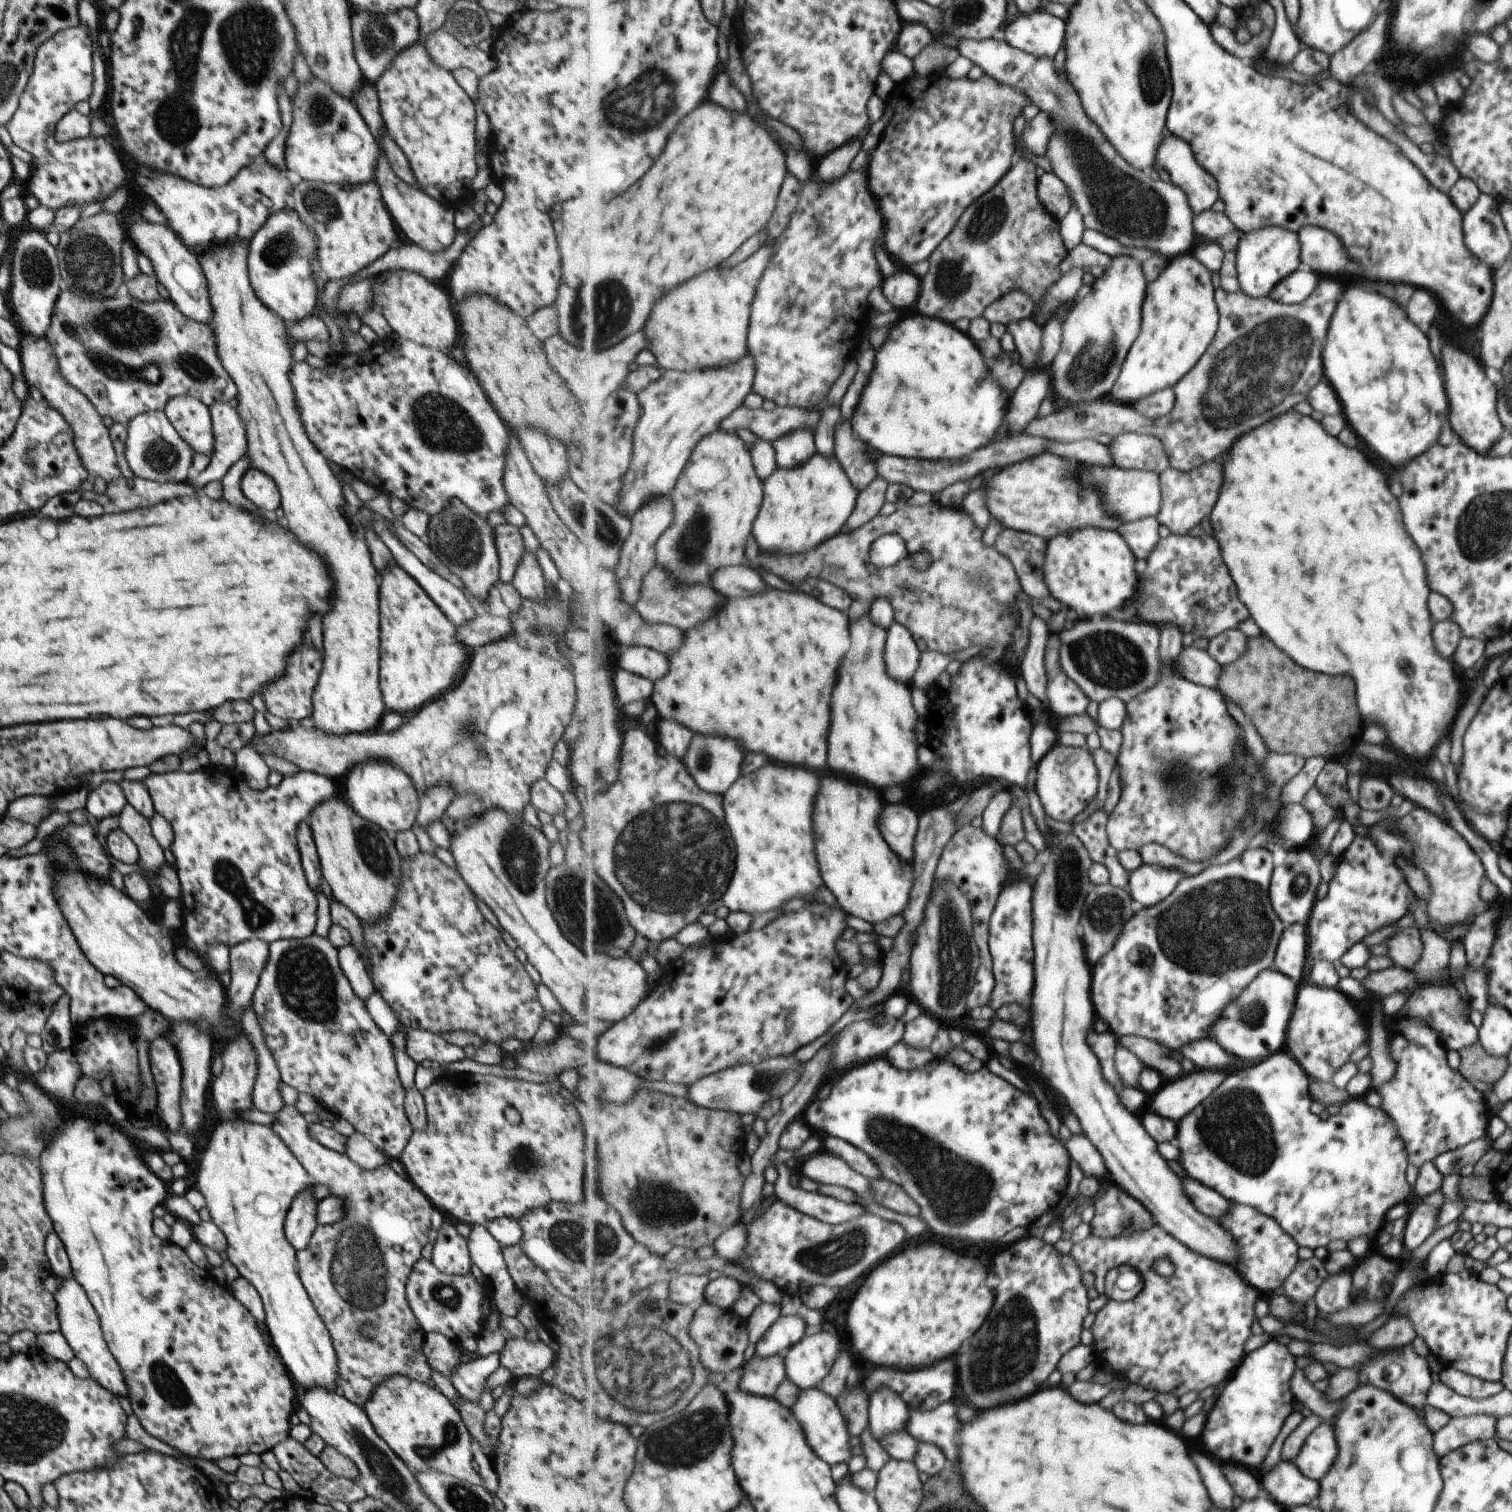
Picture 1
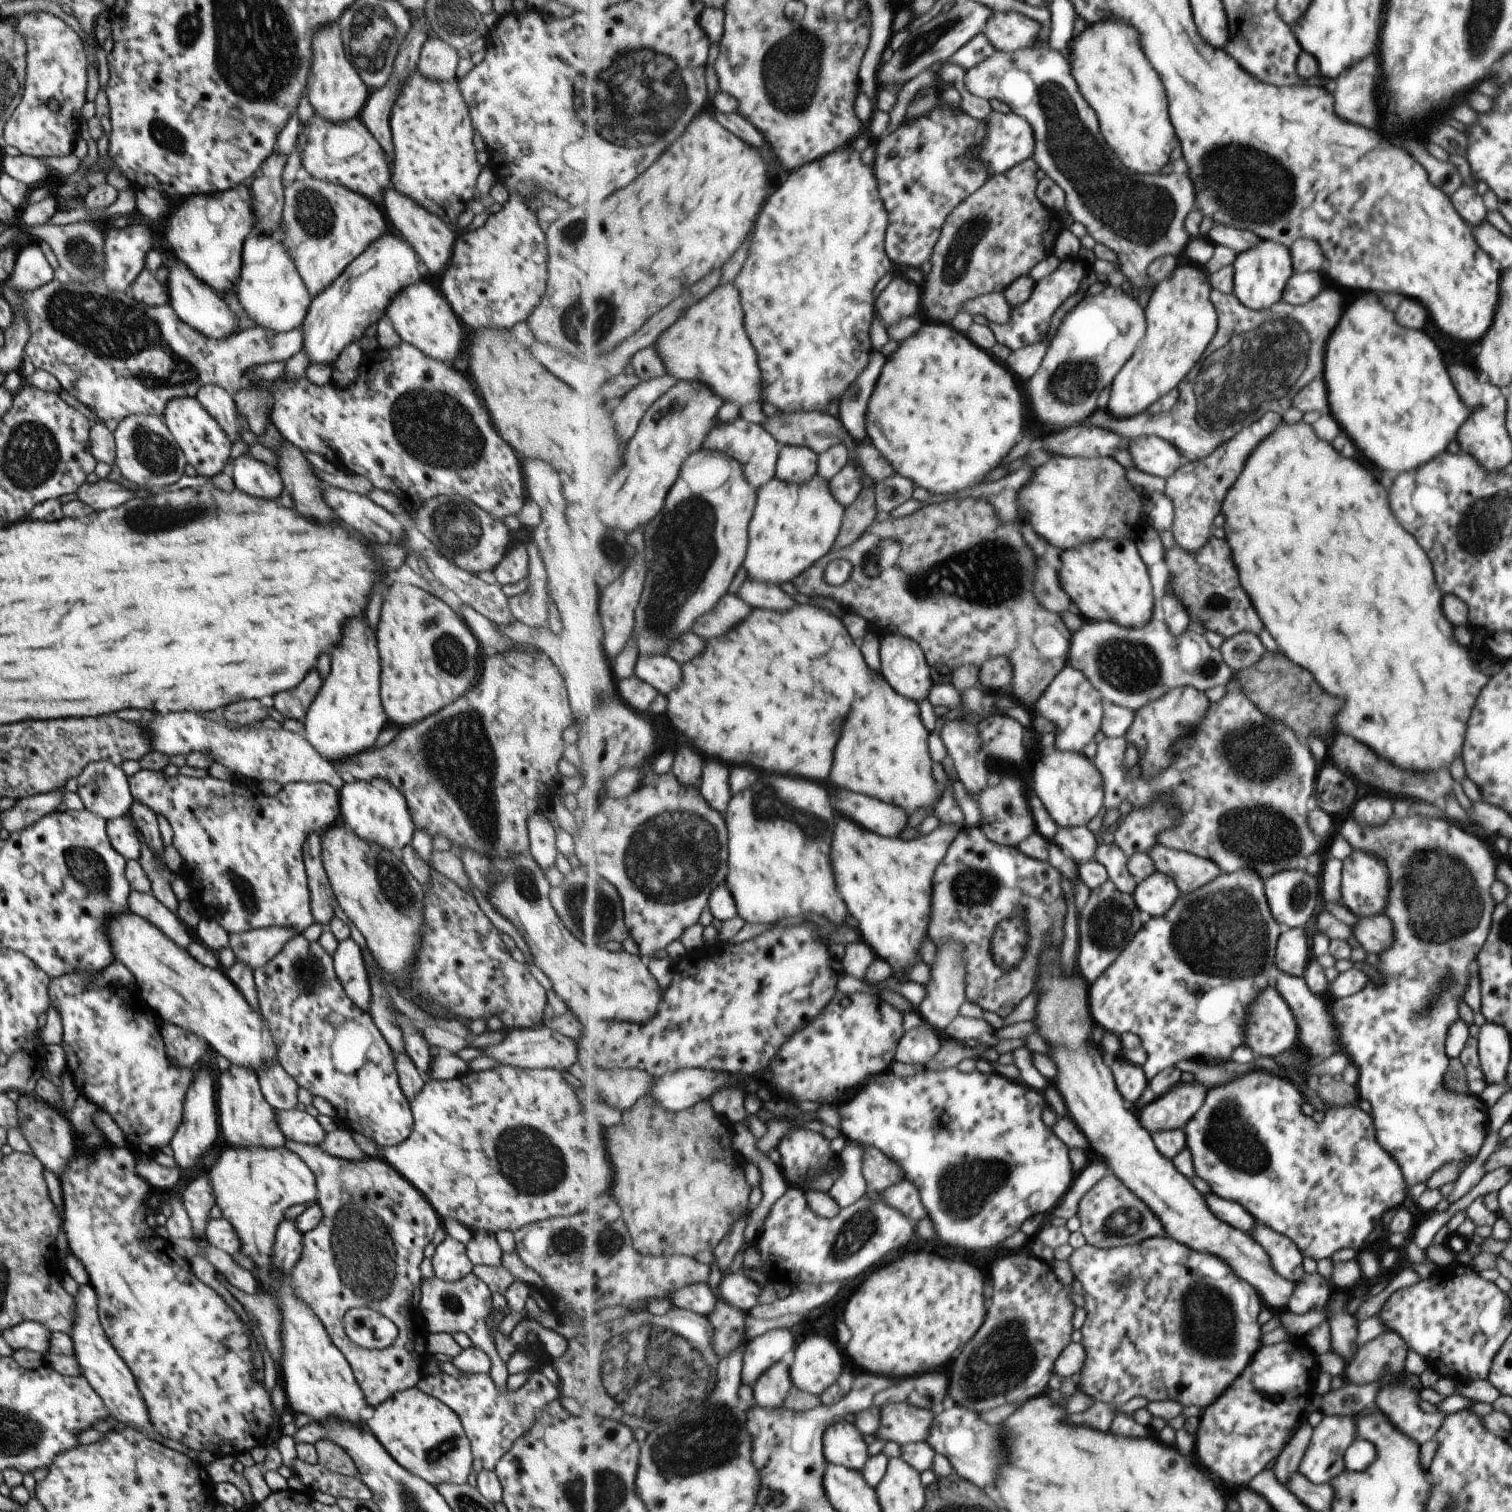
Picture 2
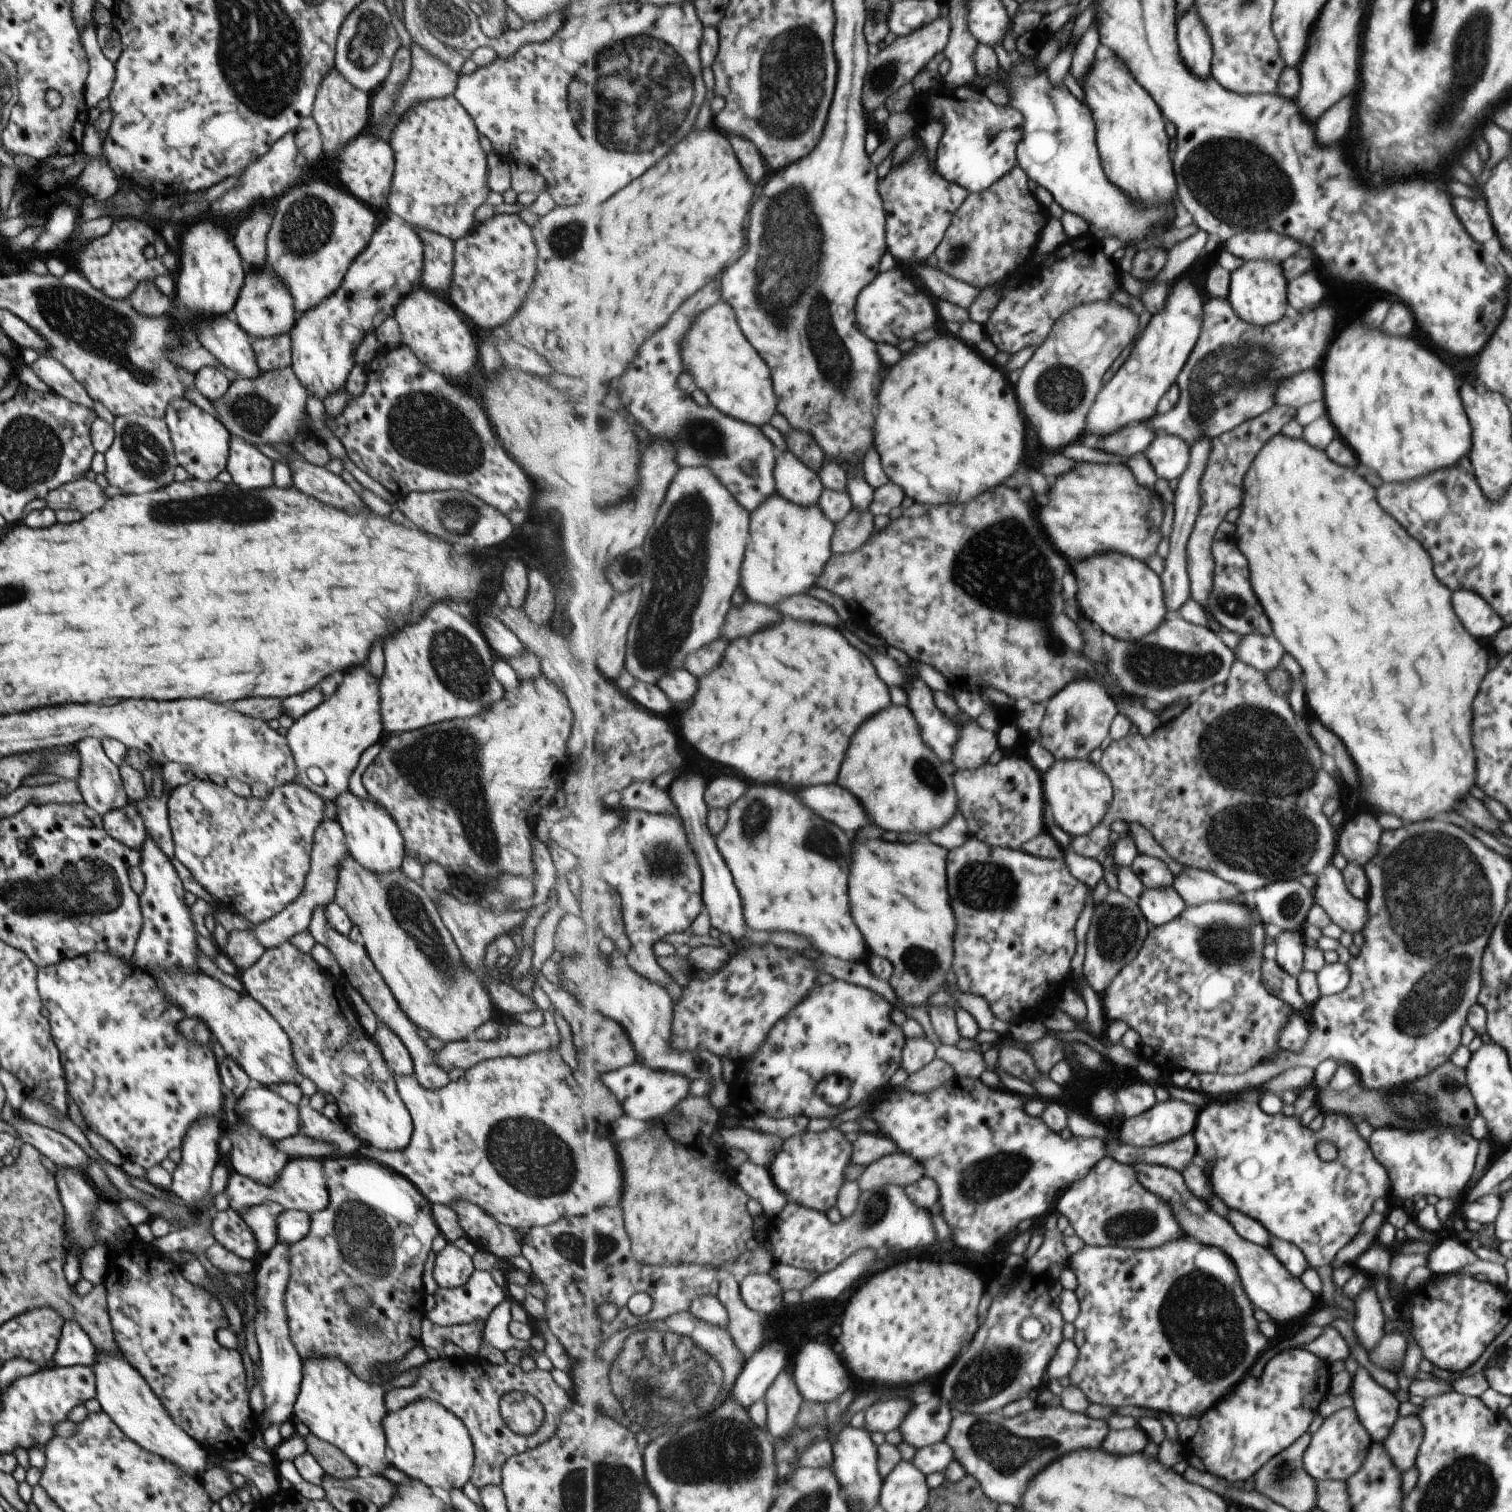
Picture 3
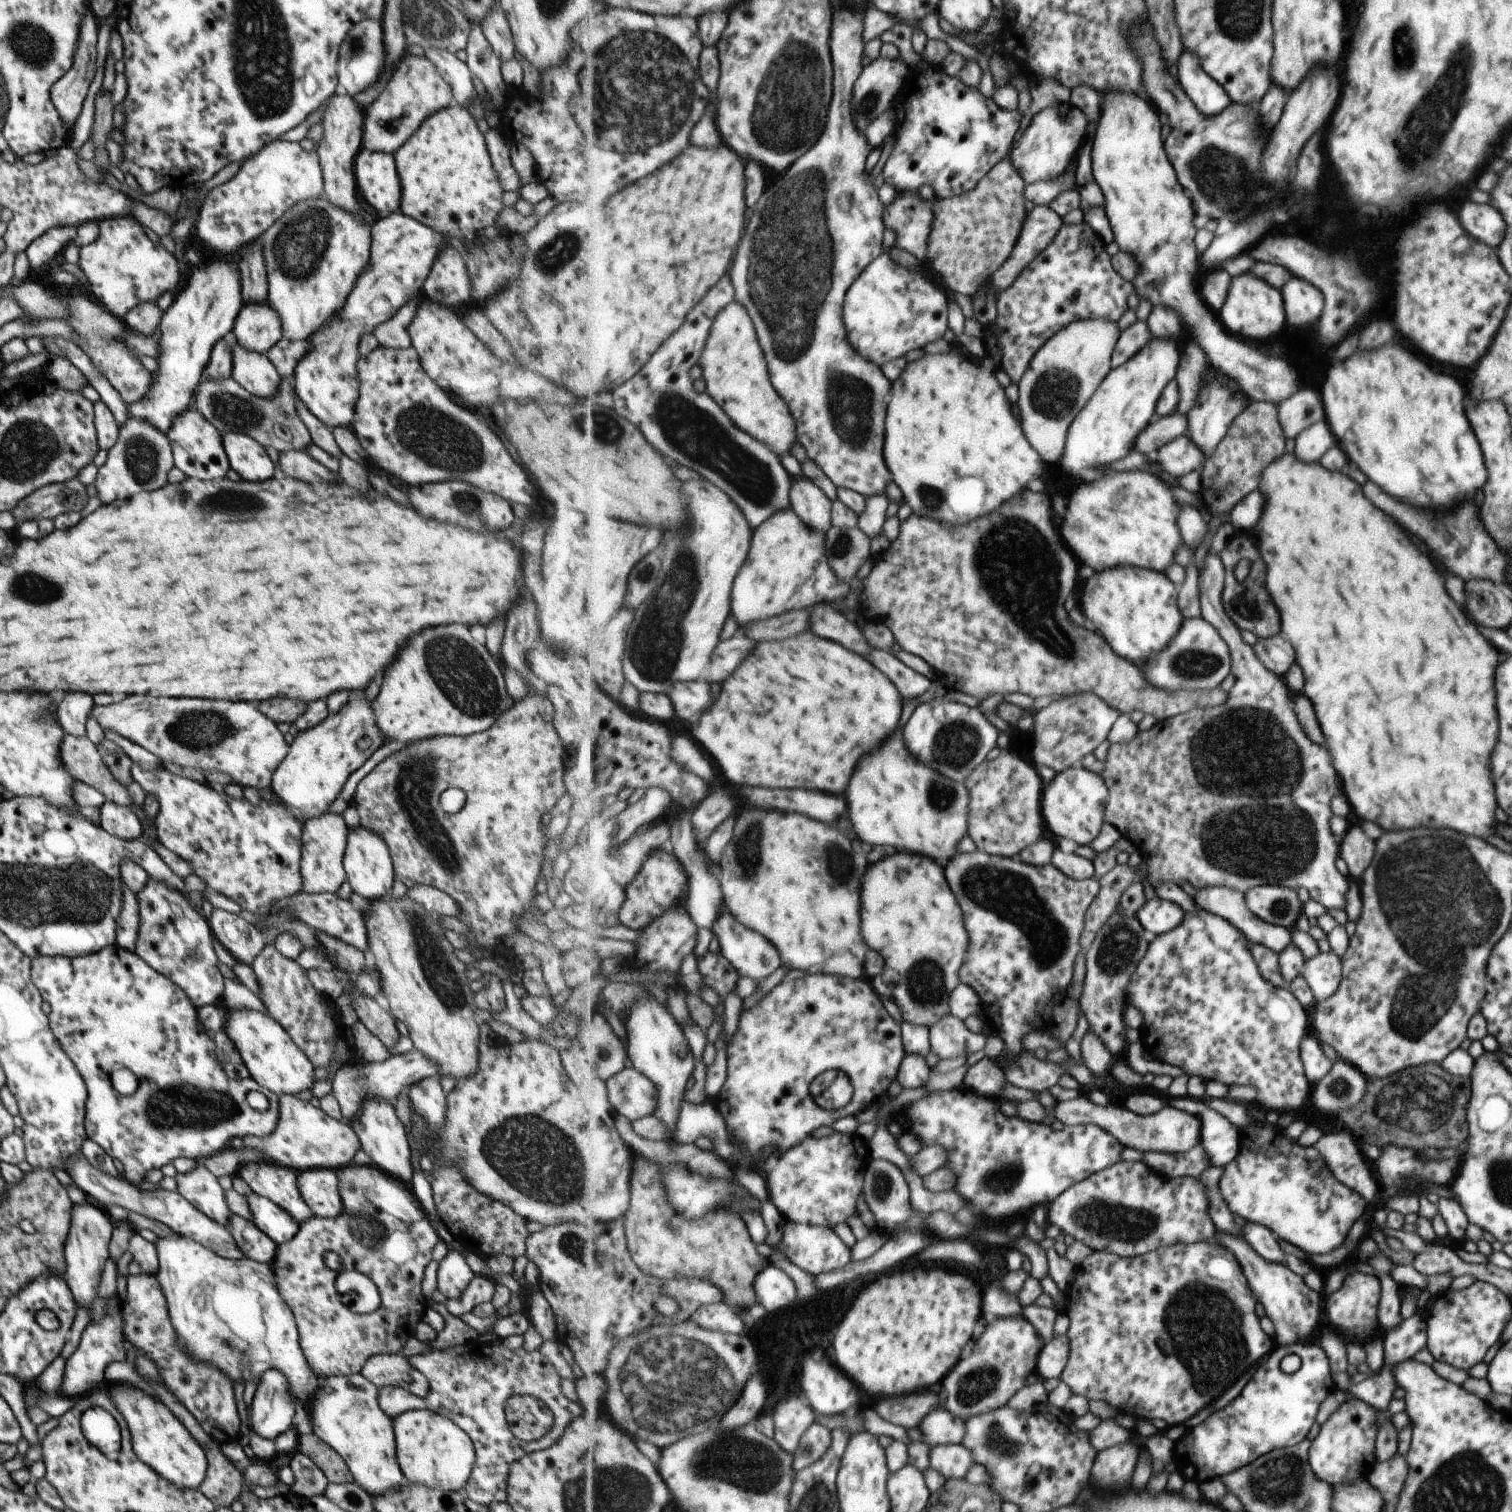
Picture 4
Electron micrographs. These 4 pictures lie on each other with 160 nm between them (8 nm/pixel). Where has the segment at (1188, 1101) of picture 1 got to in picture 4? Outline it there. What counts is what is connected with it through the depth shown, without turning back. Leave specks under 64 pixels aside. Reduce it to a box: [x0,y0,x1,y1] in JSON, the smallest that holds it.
[1057,1098,1203,1154]

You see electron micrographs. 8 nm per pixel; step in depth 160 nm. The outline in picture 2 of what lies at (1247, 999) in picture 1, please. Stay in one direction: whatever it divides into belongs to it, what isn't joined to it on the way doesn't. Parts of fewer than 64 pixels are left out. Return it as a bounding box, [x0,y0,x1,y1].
[1245,986,1297,1062]

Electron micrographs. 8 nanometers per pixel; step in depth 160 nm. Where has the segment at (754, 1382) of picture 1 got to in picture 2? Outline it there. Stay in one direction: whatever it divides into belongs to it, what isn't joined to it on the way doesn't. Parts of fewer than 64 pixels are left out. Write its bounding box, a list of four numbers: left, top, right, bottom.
[752,1360,794,1410]

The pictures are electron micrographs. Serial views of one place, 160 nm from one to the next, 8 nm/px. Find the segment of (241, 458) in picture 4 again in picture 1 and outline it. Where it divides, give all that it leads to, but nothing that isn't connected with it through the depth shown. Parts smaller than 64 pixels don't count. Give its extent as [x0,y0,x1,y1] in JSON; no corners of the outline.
[241,468,280,512]

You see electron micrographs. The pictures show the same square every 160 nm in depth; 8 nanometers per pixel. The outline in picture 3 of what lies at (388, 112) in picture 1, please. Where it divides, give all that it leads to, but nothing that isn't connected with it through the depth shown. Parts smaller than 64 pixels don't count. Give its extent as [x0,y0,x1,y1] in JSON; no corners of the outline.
[386,95,490,241]

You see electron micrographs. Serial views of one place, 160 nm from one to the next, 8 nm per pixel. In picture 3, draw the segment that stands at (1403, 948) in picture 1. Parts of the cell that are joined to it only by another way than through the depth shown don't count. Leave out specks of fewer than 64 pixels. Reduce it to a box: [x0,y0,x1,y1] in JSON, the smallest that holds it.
[1099,658,1369,935]

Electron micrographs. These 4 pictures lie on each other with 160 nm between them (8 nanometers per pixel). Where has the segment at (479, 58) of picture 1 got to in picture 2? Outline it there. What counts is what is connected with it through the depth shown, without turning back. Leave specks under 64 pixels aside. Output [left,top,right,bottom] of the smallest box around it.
[416,37,458,82]

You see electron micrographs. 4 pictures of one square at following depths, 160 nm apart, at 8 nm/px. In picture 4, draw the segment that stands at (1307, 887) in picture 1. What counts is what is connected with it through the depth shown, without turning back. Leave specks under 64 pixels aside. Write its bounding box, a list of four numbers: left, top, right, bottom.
[1245,886,1301,928]

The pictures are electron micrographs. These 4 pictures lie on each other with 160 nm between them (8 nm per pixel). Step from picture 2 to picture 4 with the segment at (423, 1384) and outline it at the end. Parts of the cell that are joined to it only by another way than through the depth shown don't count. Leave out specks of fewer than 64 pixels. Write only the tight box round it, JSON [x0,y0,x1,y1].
[377,1341,582,1507]

